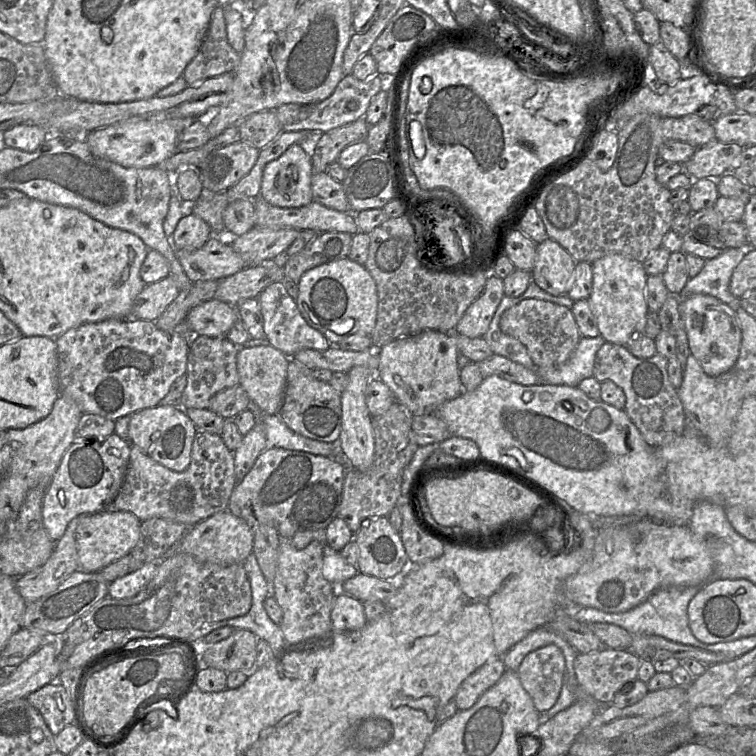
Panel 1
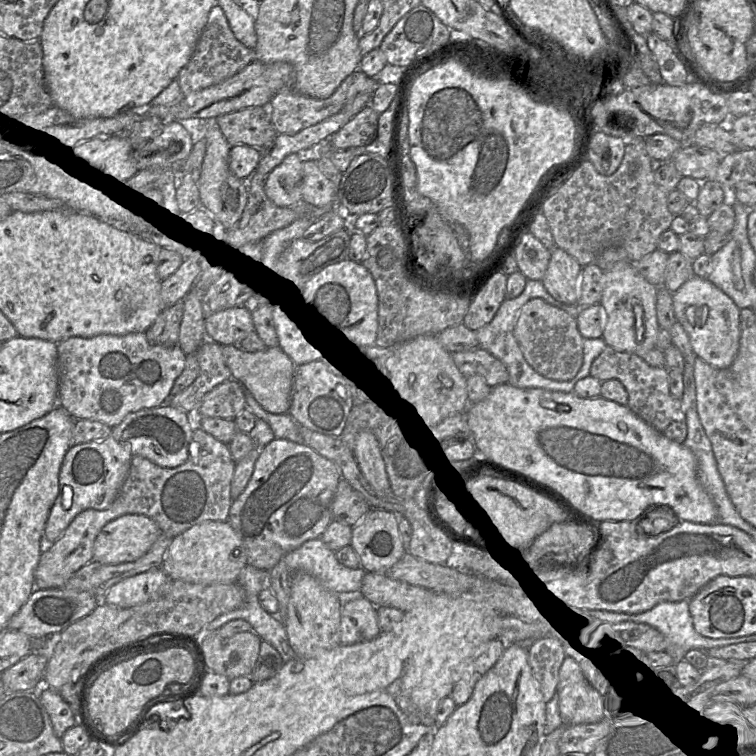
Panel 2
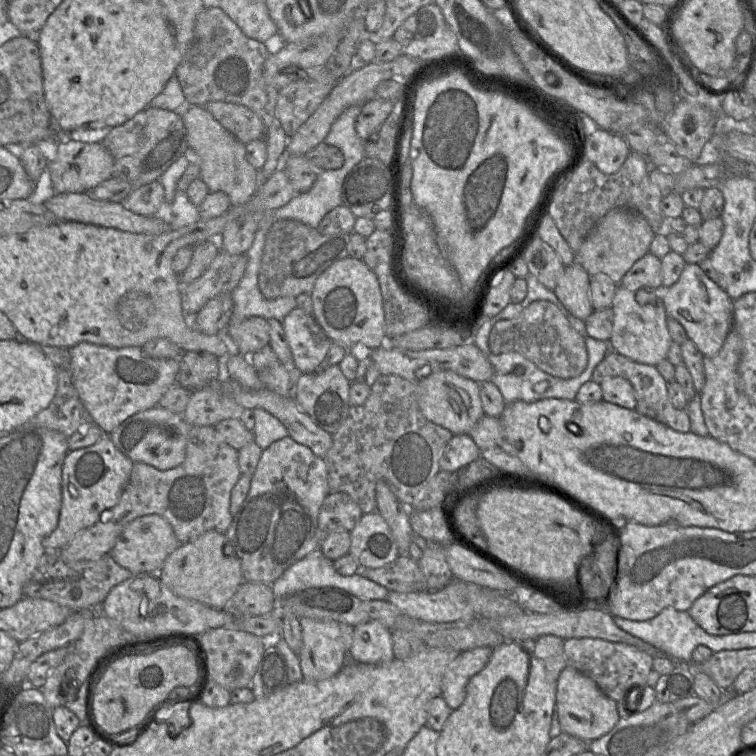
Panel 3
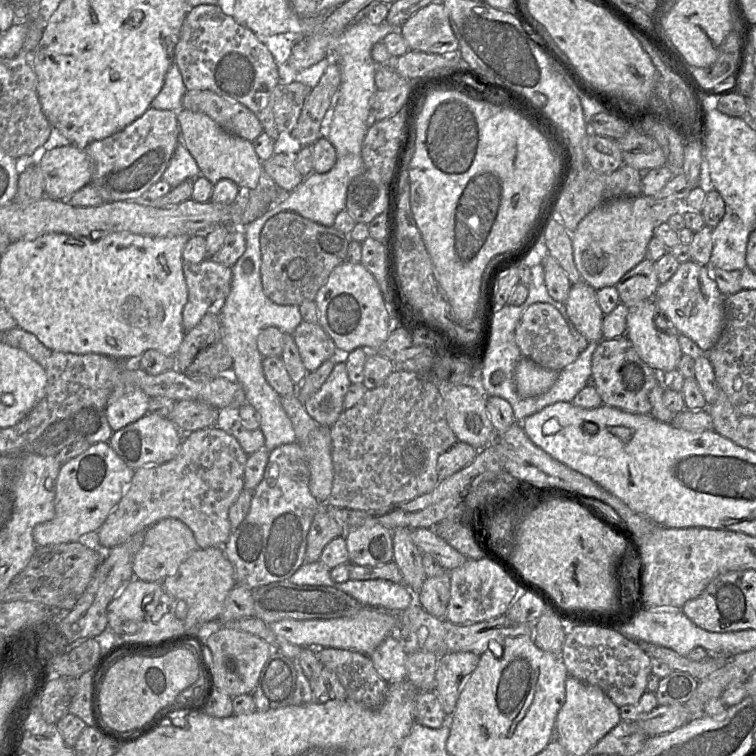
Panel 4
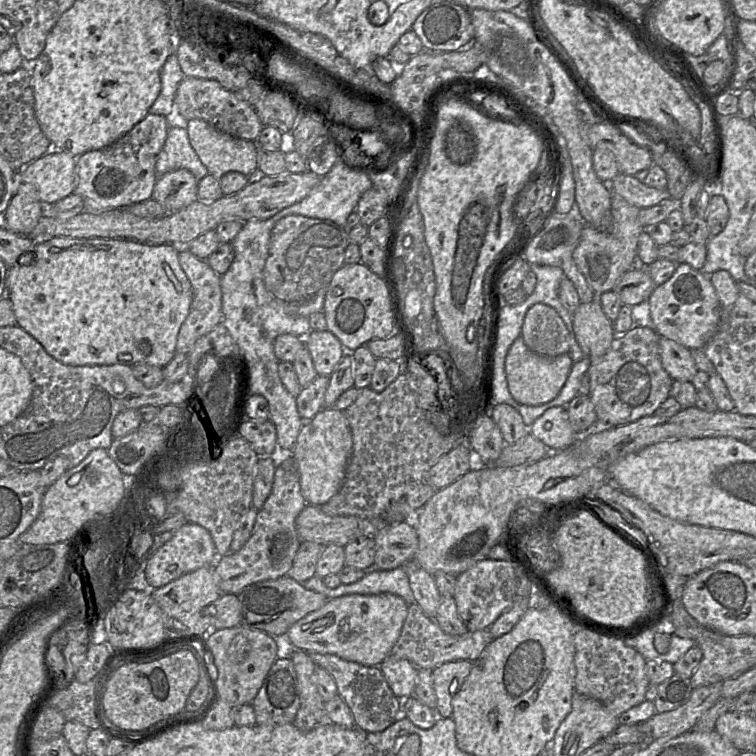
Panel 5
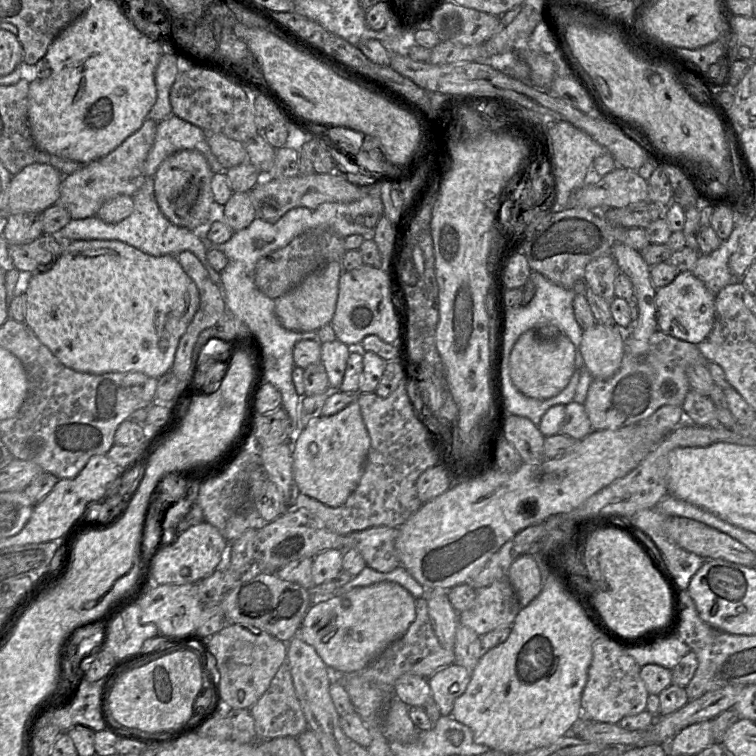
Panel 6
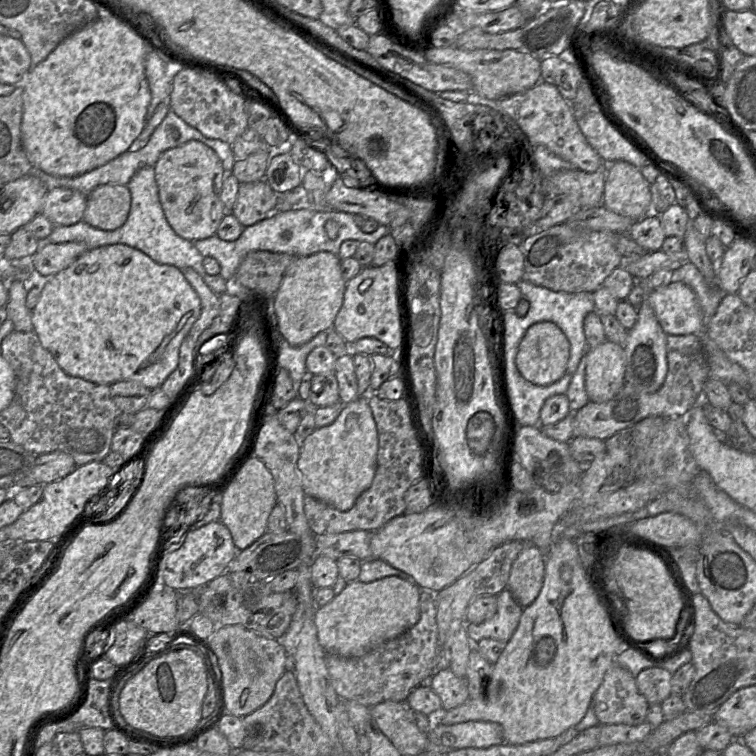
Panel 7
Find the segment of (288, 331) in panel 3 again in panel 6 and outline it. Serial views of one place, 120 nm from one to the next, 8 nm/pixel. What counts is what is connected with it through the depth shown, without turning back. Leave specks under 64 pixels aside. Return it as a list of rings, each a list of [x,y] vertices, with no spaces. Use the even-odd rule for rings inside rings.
[[[338,339],[321,344],[321,363],[325,367],[331,390],[340,389],[350,354],[350,347]]]

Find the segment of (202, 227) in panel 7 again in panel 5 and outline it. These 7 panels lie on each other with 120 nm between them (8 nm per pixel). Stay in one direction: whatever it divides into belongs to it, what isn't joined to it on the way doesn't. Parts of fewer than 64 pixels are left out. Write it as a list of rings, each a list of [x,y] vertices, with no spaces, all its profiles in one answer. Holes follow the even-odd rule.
[[[178,169],[159,177],[152,199],[164,205],[169,213],[179,211],[198,200],[198,180],[187,169]]]

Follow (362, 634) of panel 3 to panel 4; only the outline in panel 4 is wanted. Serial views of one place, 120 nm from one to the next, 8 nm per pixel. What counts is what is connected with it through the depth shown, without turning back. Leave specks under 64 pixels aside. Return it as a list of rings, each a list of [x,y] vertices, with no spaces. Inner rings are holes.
[[[390,635],[370,655],[374,668],[388,684],[407,679],[406,652],[398,640]]]

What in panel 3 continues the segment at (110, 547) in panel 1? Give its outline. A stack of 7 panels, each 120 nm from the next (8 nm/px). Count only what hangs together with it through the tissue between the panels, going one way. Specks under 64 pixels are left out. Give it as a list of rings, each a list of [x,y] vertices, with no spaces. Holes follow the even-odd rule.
[[[150,514],[137,517],[124,527],[110,555],[134,575],[151,574],[158,573],[166,558],[180,545],[171,524],[158,514]]]

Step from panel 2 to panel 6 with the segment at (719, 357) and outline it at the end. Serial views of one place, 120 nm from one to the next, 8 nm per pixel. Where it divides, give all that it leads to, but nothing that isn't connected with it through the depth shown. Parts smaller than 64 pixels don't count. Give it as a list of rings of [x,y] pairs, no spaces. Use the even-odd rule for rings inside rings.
[[[691,271],[679,272],[668,285],[658,288],[655,294],[658,329],[695,345],[710,333],[715,318],[715,295],[713,295]]]

